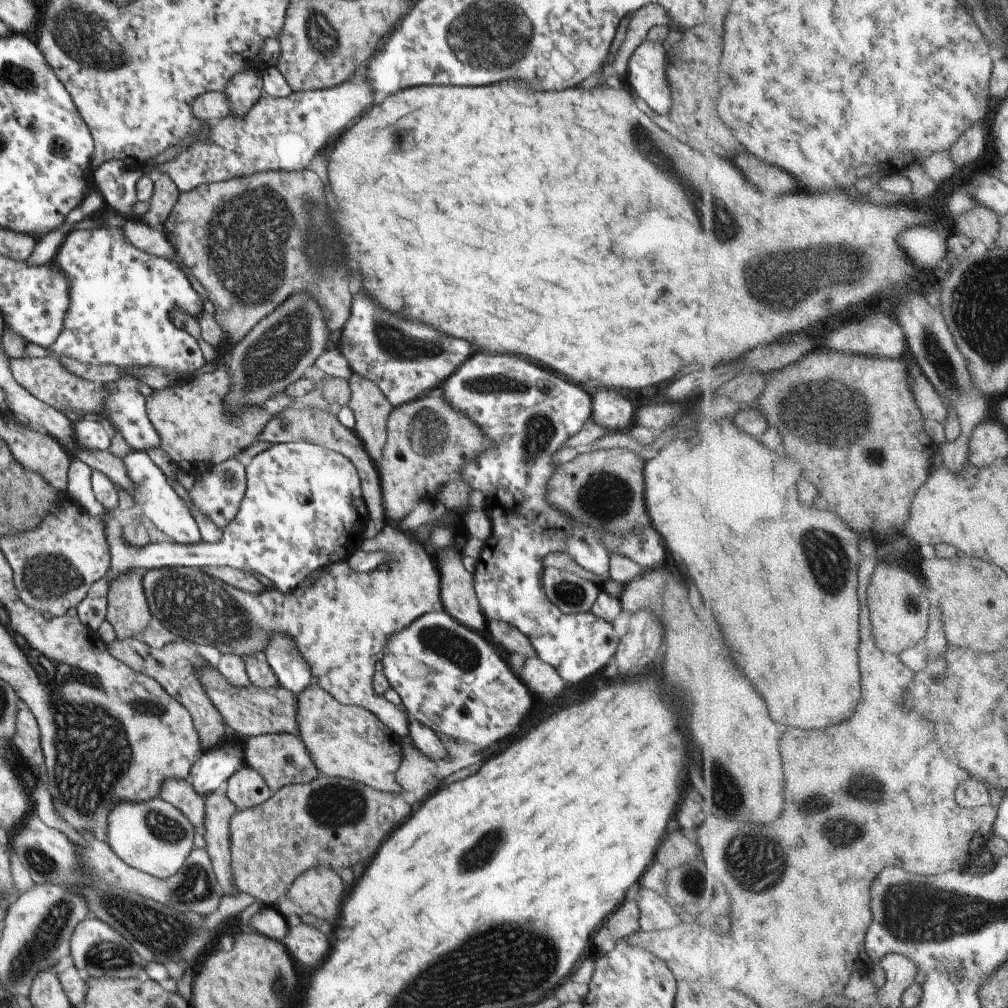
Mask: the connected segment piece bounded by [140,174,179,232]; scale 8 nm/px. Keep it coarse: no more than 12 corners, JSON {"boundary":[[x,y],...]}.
{"boundary":[[168,174],[154,182],[149,209],[140,220],[158,232],[179,190]]}

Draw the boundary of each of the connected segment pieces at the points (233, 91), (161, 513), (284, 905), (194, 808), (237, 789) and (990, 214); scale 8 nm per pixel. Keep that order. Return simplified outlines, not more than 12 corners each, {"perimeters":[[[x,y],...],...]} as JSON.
{"perimeters":[[[240,72],[224,93],[230,115],[244,118],[263,96],[263,76]],[[147,452],[123,458],[134,502],[178,544],[206,543]],[[330,866],[294,878],[274,908],[336,922],[344,886]],[[168,778],[158,794],[198,831],[204,799],[186,780]],[[247,765],[227,782],[236,808],[258,806],[273,795],[266,780]],[[980,205],[951,220],[970,242],[996,243],[998,212]]]}

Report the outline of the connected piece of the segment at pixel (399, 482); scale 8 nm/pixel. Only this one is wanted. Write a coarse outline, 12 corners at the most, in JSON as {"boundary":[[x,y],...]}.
{"boundary":[[440,387],[393,407],[380,460],[398,525],[488,450]]}

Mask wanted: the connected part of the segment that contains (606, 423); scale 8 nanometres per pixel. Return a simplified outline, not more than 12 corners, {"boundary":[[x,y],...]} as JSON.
{"boundary":[[598,387],[591,419],[604,430],[626,433],[634,407],[614,390]]}

